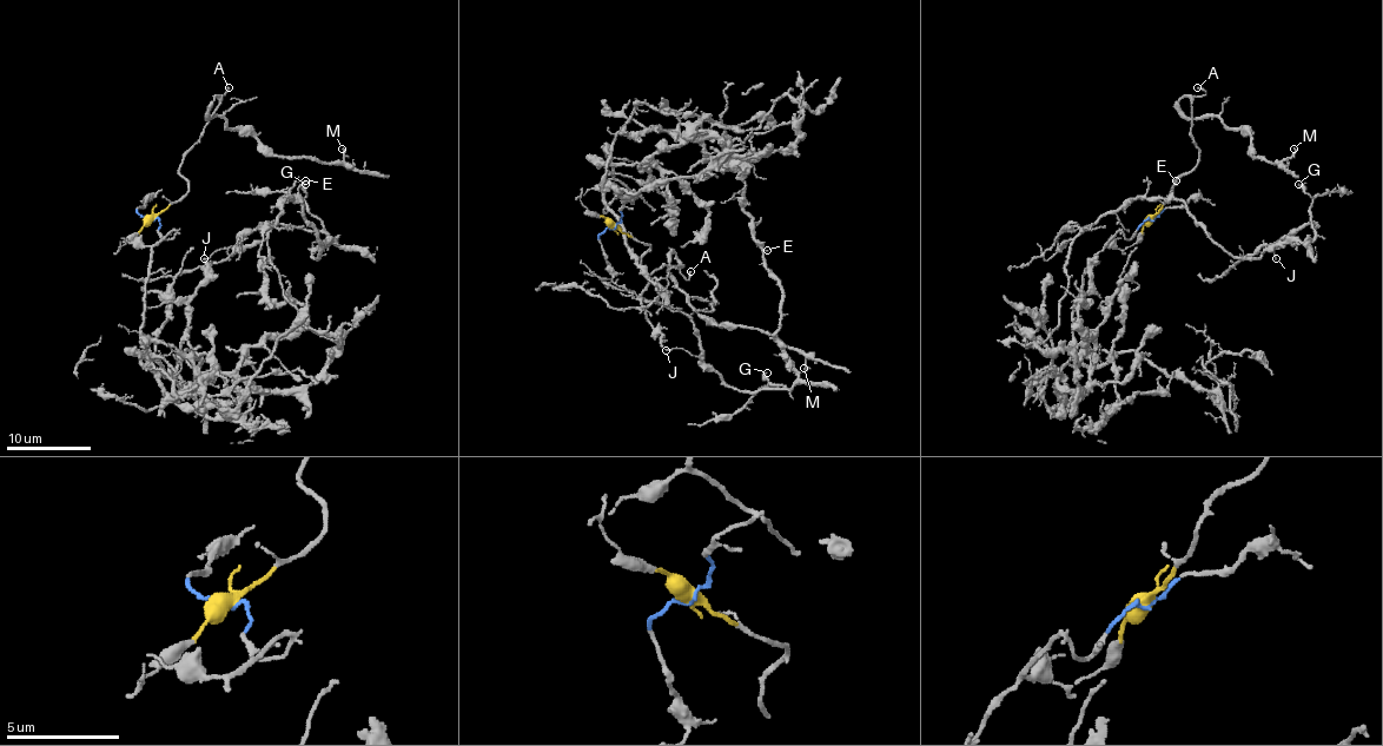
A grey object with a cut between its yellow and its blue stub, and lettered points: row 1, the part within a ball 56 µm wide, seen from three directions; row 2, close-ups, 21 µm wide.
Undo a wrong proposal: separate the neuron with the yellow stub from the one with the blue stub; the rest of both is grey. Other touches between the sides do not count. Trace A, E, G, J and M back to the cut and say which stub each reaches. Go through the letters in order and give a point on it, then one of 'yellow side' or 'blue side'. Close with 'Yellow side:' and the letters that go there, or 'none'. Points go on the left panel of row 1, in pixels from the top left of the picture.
A: (229, 87) | yellow side
E: (305, 180) | blue side
G: (305, 184) | blue side
J: (204, 258) | blue side
M: (342, 149) | yellow side
Yellow side: A, M

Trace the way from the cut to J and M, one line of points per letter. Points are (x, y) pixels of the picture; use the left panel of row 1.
J: (152, 218), (141, 348), (223, 405), (305, 314), (282, 199), (335, 242), (260, 223), (203, 258)
M: (152, 218), (189, 189), (182, 160), (207, 118), (247, 129), (276, 154), (331, 163), (343, 159), (342, 149)

